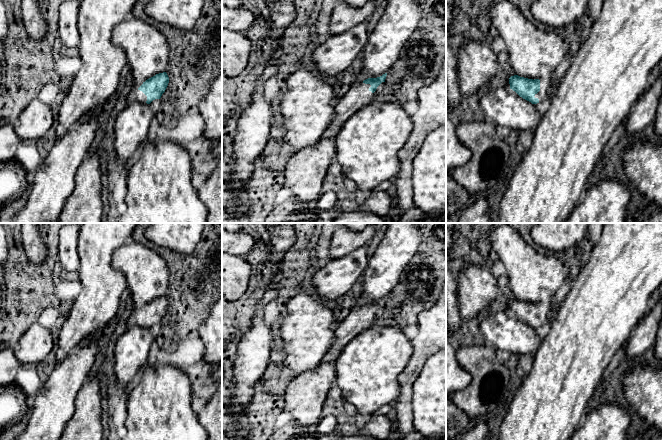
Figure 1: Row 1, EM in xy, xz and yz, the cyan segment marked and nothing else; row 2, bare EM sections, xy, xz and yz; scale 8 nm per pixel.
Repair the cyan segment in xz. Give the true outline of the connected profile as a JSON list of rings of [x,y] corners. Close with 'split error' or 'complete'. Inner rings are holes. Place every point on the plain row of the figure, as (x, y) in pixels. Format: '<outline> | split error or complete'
[[[387,297],[377,302],[368,302],[363,306],[356,305],[348,316],[339,323],[338,328],[335,330],[333,343],[323,356],[319,366],[314,370],[297,375],[288,384],[284,394],[284,410],[292,415],[298,426],[315,427],[319,423],[322,417],[322,407],[328,399],[332,384],[336,381],[336,361],[340,353],[358,334],[373,327],[374,316],[382,306],[385,306],[386,300]]] | split error

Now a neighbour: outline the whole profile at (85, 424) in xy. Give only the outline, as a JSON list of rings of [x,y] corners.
[[[99,380],[85,382],[77,395],[75,407],[75,413],[59,440],[102,440],[102,397]]]

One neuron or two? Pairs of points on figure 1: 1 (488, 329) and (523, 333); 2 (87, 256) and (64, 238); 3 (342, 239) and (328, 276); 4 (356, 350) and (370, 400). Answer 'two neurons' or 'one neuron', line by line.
1: one neuron
2: two neurons
3: one neuron
4: one neuron

